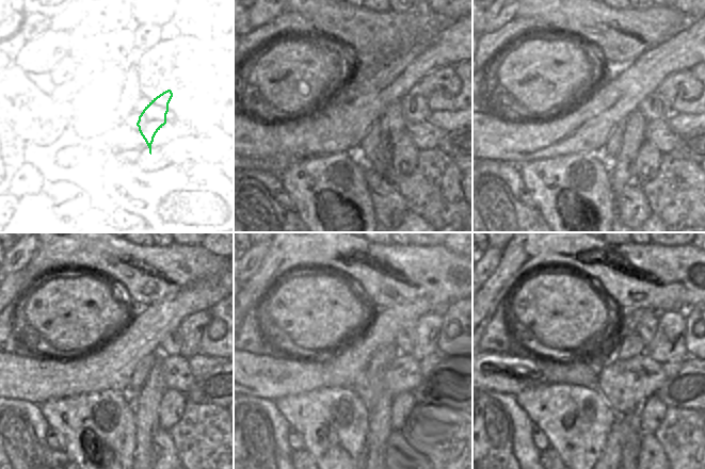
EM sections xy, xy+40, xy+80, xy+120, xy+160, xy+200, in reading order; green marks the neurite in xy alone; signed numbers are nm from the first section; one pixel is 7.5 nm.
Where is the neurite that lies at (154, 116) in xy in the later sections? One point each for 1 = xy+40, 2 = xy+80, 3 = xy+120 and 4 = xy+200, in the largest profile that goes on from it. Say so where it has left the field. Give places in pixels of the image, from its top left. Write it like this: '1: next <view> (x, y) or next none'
1: next xy+40 (393, 124)
2: next xy+80 (622, 166)
3: next xy+120 (146, 404)
4: next xy+200 (630, 449)

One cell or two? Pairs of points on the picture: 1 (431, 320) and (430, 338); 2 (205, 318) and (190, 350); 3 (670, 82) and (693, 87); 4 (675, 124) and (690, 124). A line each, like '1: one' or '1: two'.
1: one
2: one
3: one
4: one

